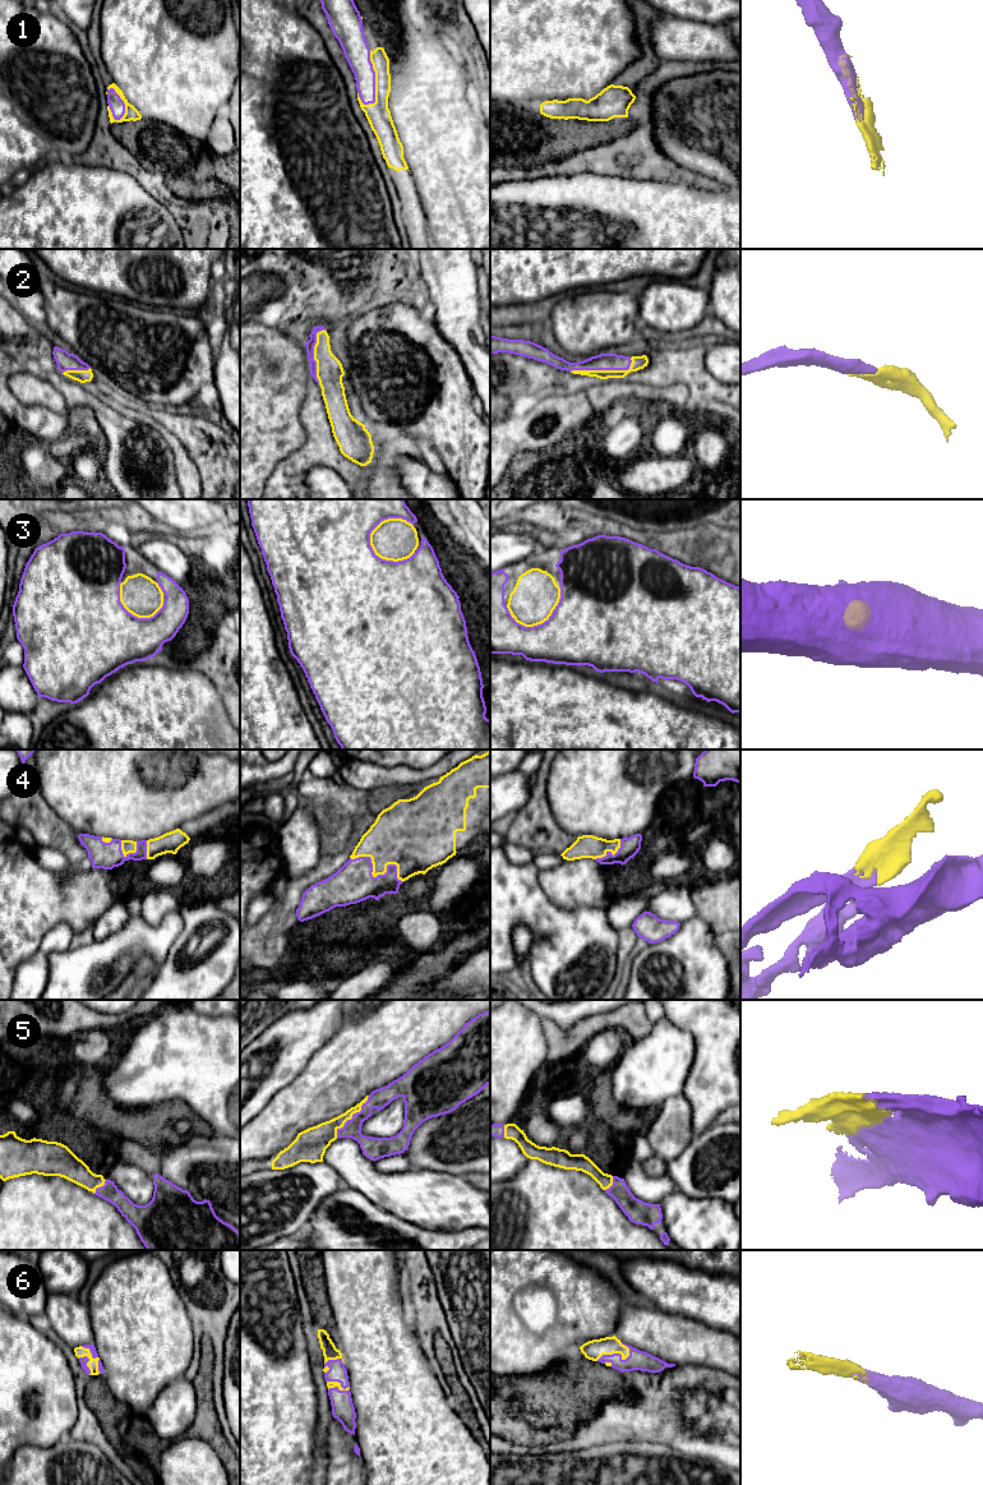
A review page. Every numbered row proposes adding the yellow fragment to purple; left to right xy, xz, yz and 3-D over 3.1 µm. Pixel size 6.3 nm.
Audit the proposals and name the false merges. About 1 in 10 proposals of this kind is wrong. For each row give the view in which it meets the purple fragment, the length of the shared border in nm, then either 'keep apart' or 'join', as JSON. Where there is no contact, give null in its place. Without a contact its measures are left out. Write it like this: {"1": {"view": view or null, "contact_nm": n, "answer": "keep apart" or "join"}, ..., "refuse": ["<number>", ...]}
{"1": {"view": "xz", "contact_nm": 360, "answer": "join"}, "2": {"view": "yz", "contact_nm": 400, "answer": "join"}, "3": {"view": "xz", "contact_nm": 320, "answer": "join"}, "4": {"view": "xz", "contact_nm": 360, "answer": "join"}, "5": {"view": "xz", "contact_nm": 340, "answer": "join"}, "6": {"view": "yz", "contact_nm": 220, "answer": "join"}, "refuse": []}

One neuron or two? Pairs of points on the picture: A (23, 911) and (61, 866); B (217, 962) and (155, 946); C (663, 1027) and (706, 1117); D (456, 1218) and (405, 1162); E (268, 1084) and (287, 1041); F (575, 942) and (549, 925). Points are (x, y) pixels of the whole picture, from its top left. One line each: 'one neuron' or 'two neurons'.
A: two neurons
B: two neurons
C: two neurons
D: two neurons
E: one neuron
F: one neuron

